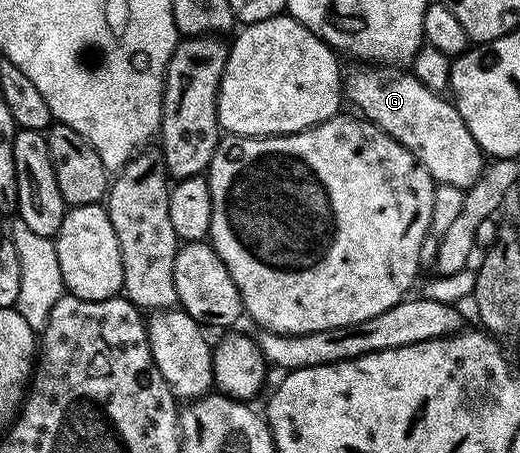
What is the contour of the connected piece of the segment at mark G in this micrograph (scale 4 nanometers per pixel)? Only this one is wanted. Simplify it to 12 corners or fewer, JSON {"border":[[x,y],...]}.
{"border":[[357,63],[343,91],[434,182],[467,190],[485,154],[412,73]]}

